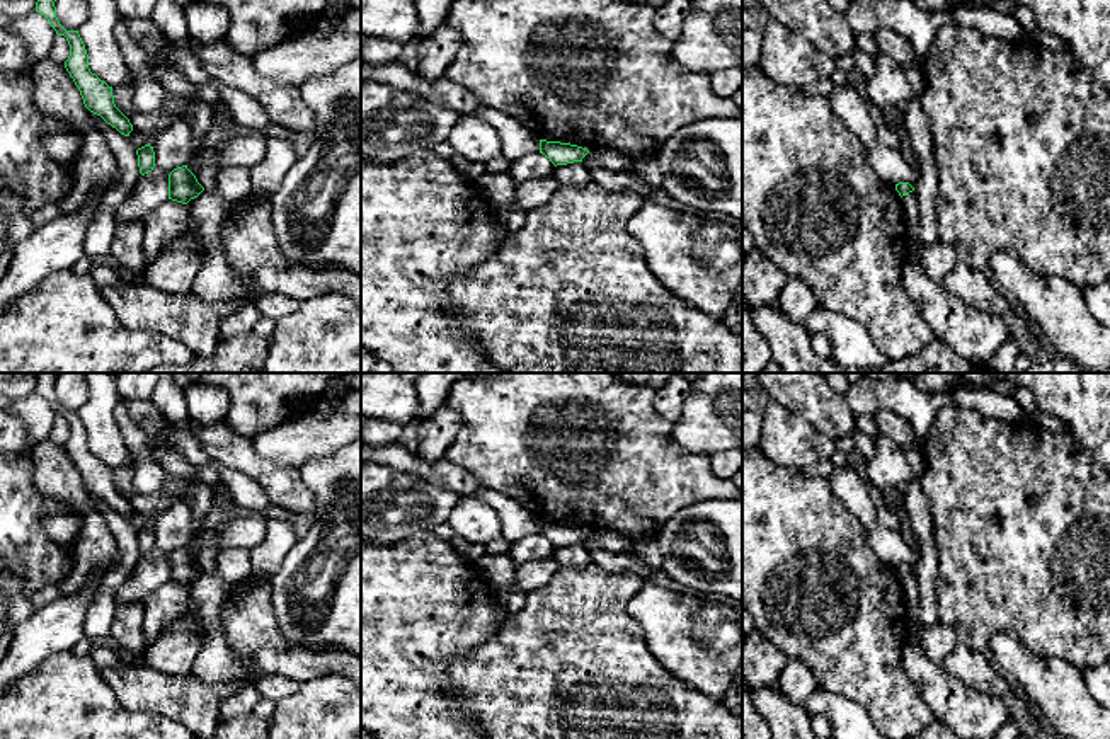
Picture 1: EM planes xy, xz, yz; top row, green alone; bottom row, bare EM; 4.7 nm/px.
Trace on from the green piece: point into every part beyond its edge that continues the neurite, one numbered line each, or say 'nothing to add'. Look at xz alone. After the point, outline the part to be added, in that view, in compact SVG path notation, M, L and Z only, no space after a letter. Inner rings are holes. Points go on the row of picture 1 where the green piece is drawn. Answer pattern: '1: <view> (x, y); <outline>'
nothing to add

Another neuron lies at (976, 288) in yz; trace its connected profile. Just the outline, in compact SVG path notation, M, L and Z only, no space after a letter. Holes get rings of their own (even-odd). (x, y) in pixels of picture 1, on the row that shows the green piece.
M964 262L941 279L943 288L977 308L979 312L1004 317L1010 308L1008 296L996 286L989 272L976 271Z

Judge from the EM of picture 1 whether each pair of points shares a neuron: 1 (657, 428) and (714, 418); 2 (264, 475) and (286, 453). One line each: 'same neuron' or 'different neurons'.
1: different neurons
2: different neurons

